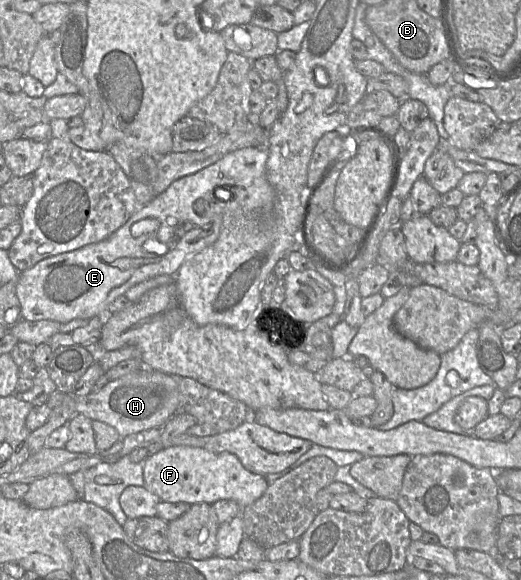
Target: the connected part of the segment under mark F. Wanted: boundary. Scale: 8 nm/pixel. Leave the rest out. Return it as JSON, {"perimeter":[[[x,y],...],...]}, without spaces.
{"perimeter":[[[170,446],[149,454],[144,460],[145,488],[156,494],[162,501],[186,502],[189,504],[213,504],[220,499],[230,499],[245,508],[259,499],[269,486],[263,475],[248,471],[238,457],[230,452],[213,453],[206,449],[192,446]]]}

